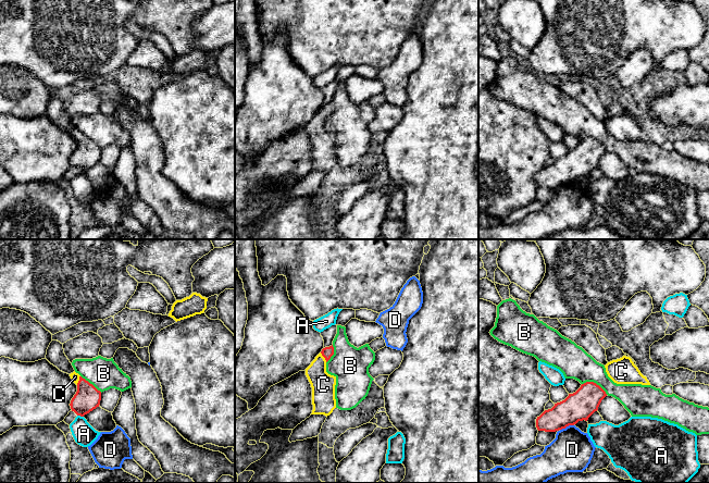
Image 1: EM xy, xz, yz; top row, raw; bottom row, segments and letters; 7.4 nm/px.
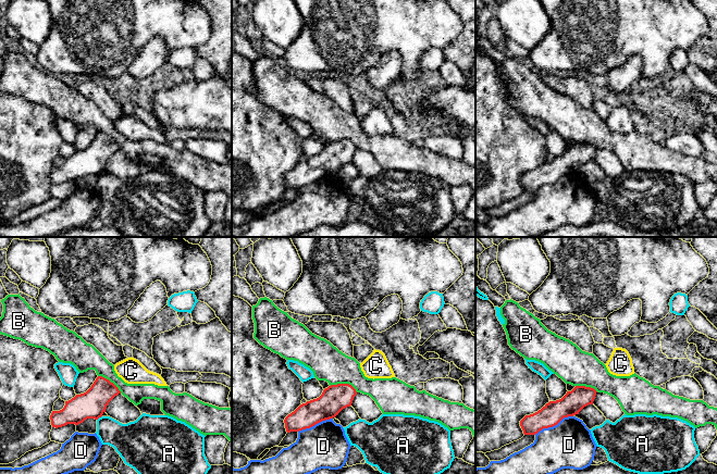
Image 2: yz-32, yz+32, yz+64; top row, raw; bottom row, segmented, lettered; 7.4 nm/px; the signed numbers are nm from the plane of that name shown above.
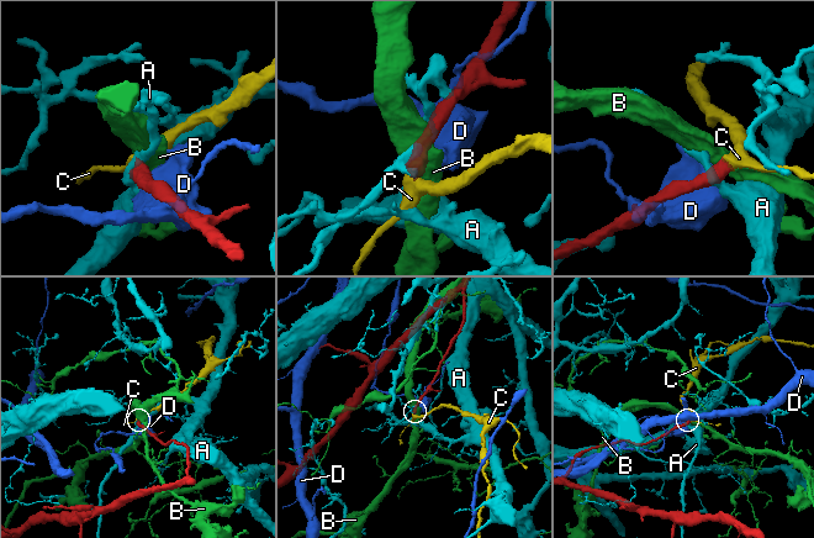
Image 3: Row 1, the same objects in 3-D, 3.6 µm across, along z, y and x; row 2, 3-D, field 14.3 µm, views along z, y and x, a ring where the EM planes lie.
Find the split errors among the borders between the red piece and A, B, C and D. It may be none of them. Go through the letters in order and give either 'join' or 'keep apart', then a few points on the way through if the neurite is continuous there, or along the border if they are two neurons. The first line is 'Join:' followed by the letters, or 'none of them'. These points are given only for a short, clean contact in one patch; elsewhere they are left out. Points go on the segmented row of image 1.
Join: C
A: keep apart
B: keep apart; border yz (582, 383), (595, 382), (607, 394)
C: join; way xz (327, 351), (323, 356), (323, 384)
D: keep apart

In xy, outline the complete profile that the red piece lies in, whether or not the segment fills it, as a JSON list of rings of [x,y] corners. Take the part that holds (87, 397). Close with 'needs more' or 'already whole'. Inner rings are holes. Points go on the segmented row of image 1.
[[[75,371],[70,374],[73,382],[77,385],[77,392],[71,400],[71,409],[77,416],[84,417],[100,405],[101,392],[92,384],[83,379]]]; needs more

